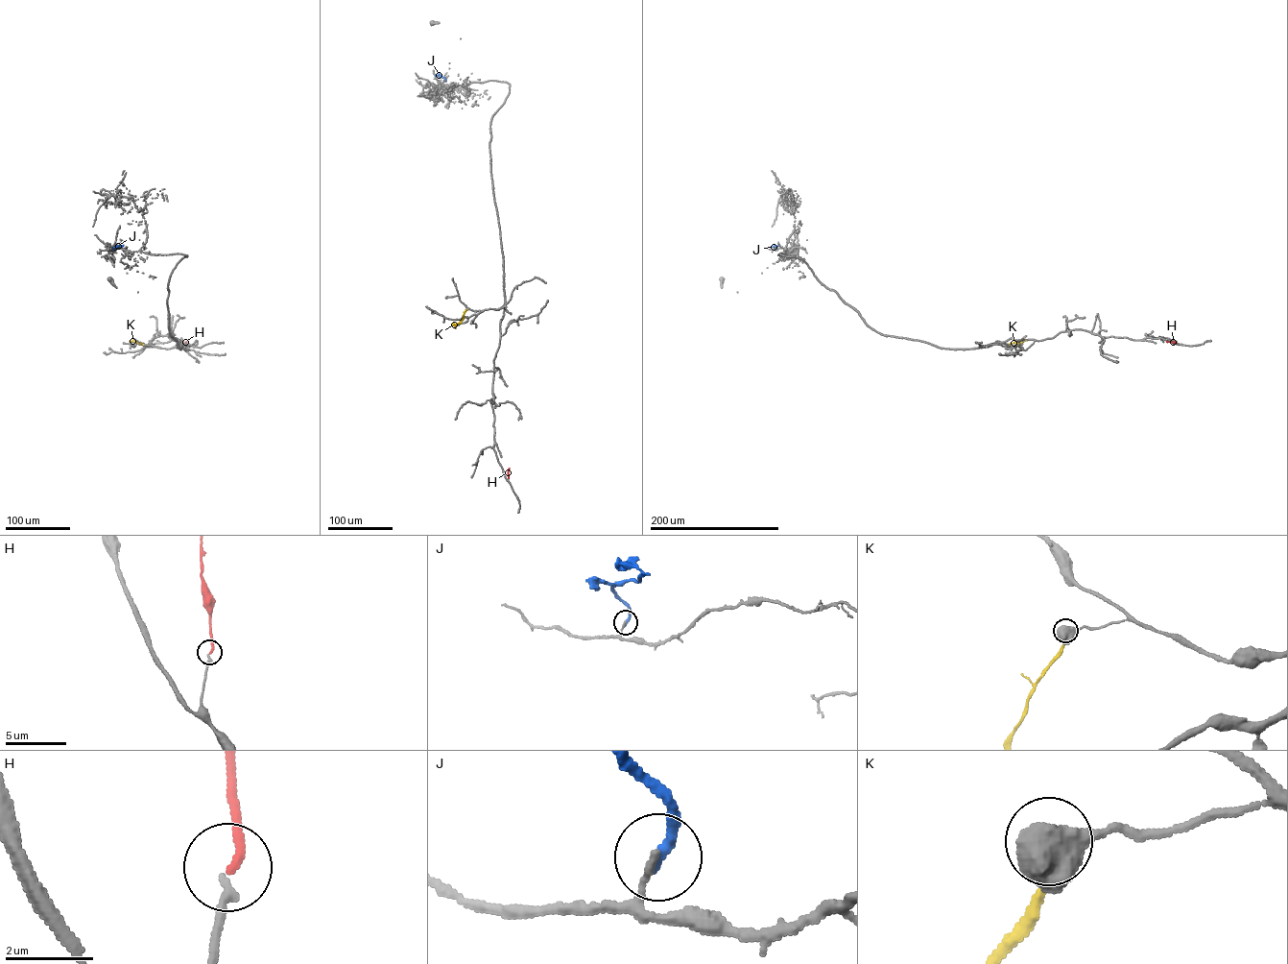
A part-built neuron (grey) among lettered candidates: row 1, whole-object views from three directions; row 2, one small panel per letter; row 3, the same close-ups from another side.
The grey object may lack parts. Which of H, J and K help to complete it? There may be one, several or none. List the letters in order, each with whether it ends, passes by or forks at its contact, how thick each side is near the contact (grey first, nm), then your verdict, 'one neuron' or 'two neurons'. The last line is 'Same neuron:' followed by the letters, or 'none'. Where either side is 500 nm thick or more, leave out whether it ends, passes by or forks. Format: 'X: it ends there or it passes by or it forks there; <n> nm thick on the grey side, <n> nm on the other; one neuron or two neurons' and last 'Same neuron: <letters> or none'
H: it ends there; 200 nm thick on the grey side, 190 nm on the other; one neuron
J: it ends there; 150 nm thick on the grey side, 320 nm on the other; two neurons
K: 550 nm thick on the grey side, 220 nm on the other; two neurons
Same neuron: H

